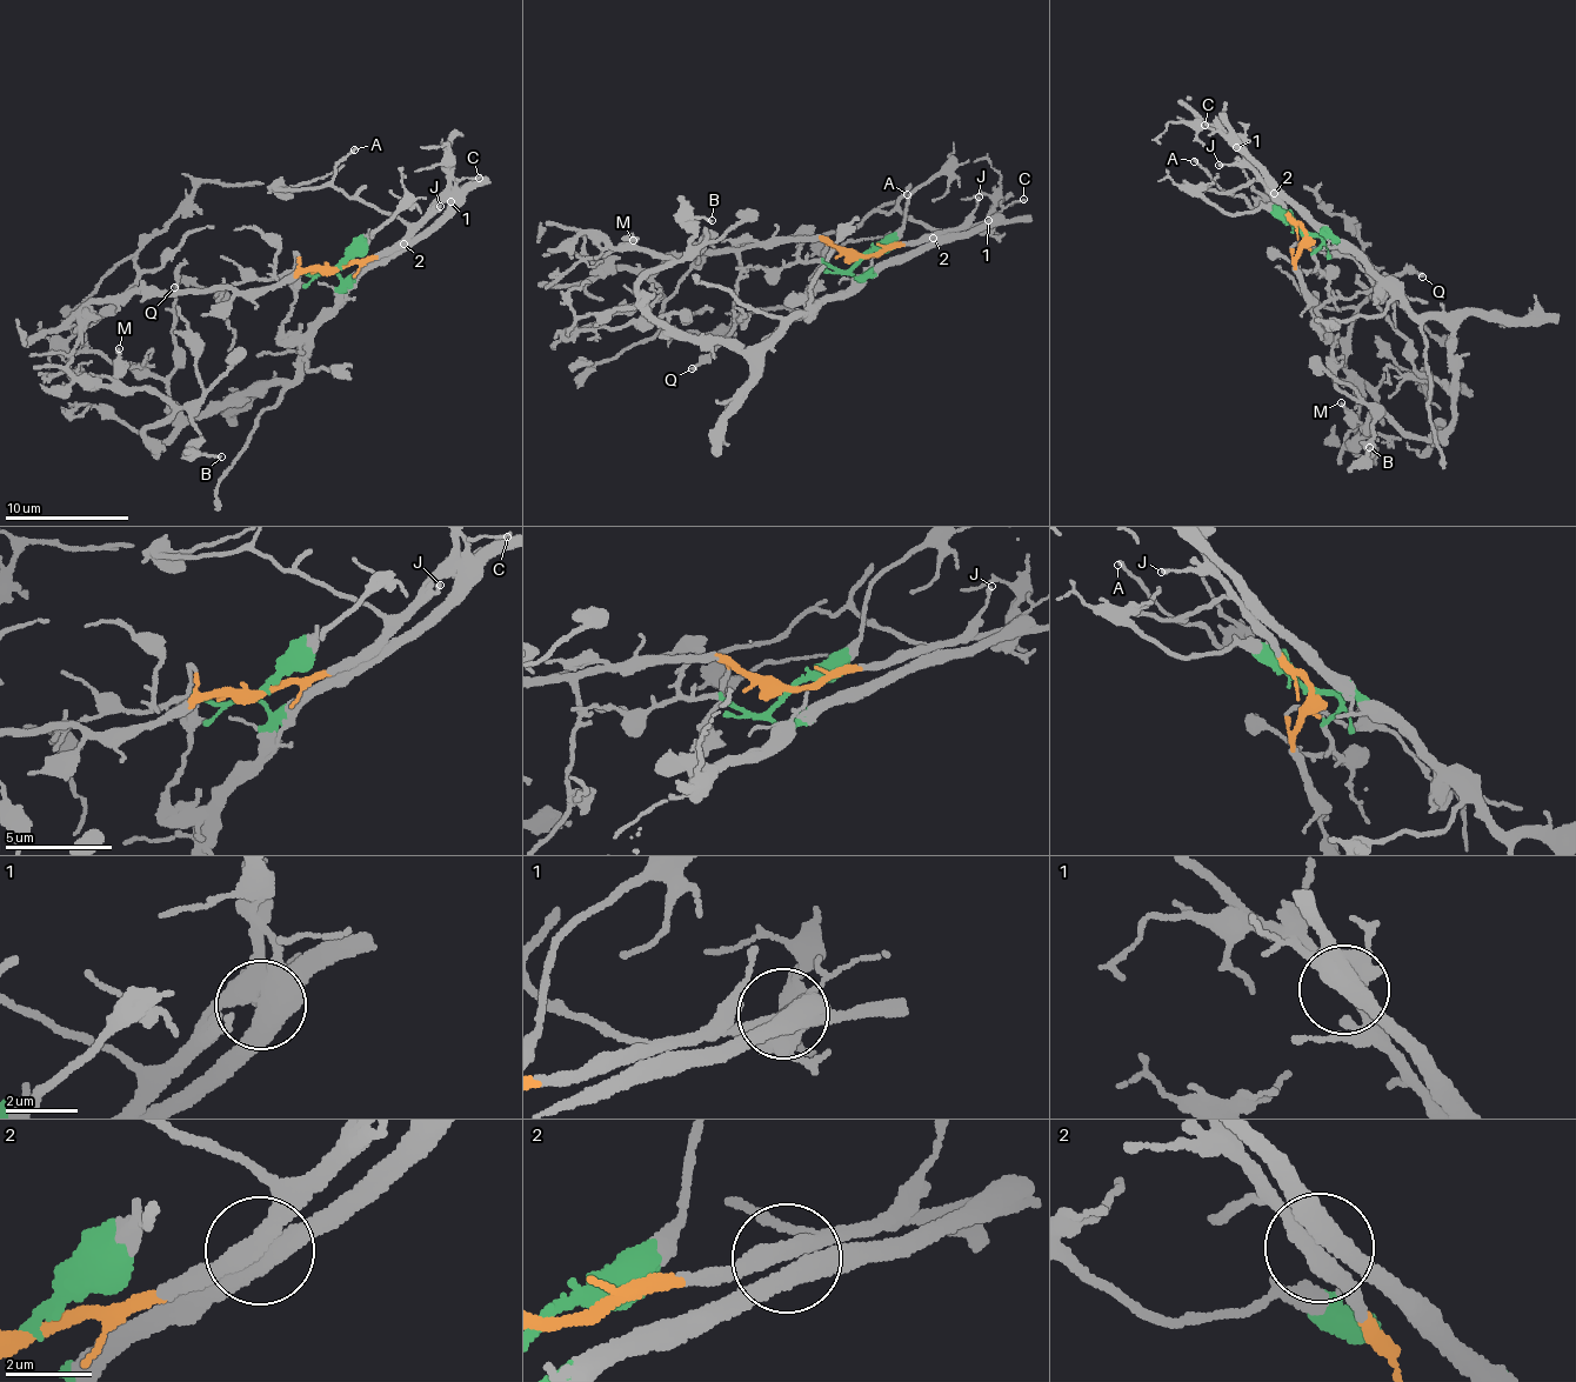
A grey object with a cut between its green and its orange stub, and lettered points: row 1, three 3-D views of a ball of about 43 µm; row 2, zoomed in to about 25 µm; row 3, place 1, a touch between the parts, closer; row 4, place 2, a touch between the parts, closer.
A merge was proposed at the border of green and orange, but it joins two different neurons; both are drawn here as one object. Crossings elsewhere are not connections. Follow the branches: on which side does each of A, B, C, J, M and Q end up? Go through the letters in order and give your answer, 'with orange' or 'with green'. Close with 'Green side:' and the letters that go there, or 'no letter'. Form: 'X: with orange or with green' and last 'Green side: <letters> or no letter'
A: with orange
B: with green
C: with green
J: with orange
M: with green
Q: with orange
Green side: B, C, M

